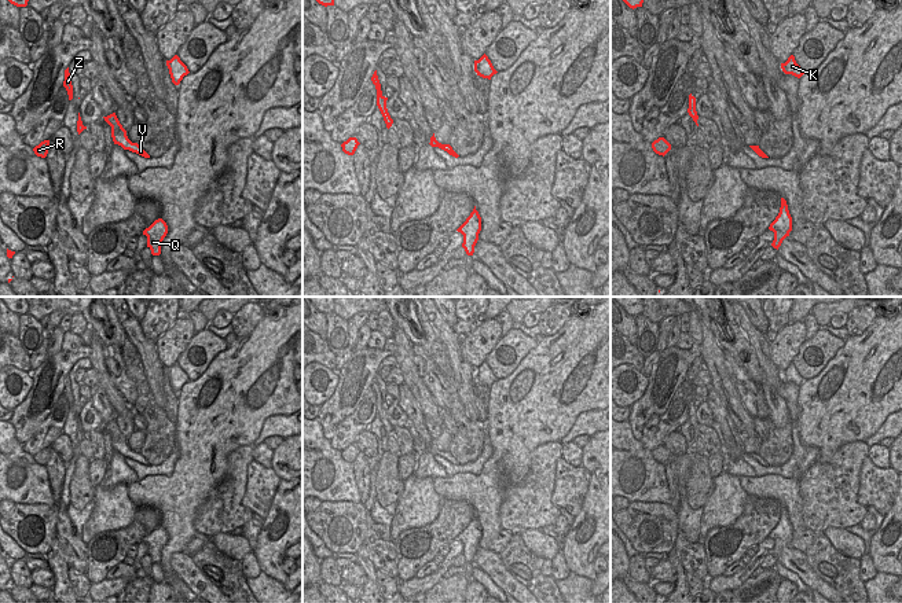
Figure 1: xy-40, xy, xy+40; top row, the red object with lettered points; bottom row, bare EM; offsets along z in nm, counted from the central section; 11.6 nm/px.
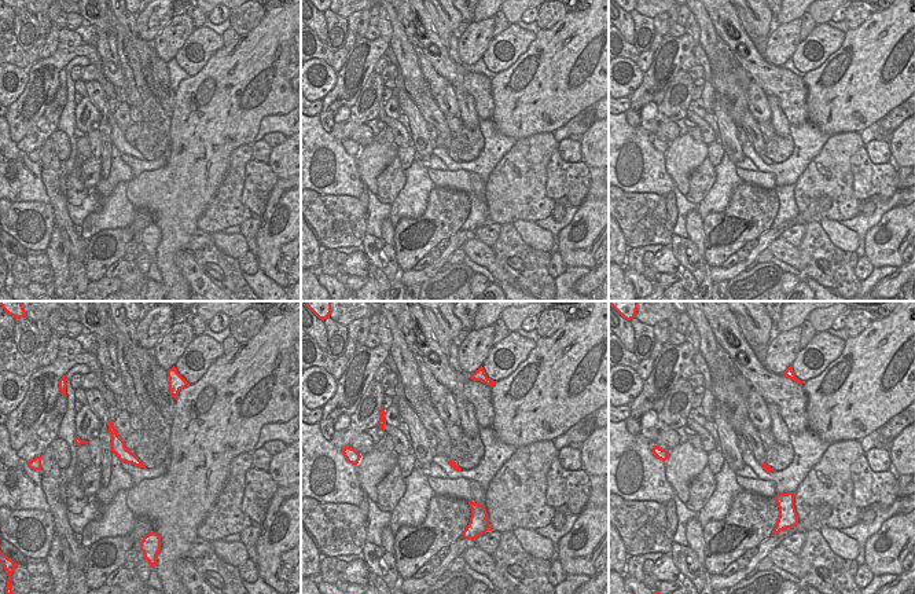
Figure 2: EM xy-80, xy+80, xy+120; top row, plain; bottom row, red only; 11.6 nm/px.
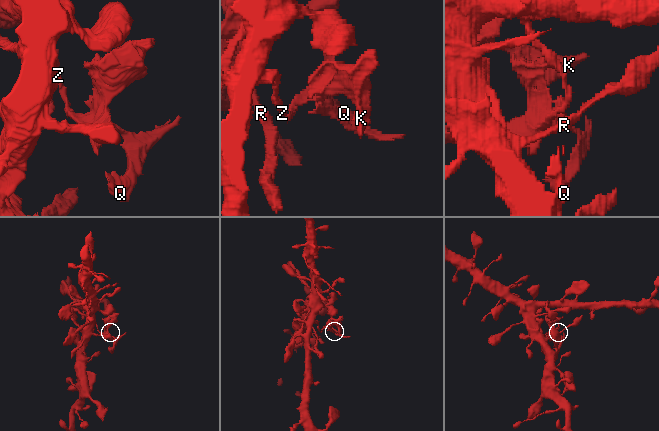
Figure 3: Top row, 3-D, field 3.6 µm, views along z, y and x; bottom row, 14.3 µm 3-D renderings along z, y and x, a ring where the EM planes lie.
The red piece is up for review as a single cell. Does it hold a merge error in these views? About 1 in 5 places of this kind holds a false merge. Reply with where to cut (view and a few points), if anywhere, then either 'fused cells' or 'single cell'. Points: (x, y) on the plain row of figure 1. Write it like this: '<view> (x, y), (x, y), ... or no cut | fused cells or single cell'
xy (382, 404), (382, 410), (378, 414) | fused cells

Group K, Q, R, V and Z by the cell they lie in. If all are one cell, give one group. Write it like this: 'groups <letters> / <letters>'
groups K Q V / R Z

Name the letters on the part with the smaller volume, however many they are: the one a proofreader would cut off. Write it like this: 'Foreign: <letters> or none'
Foreign: K, Q, V

